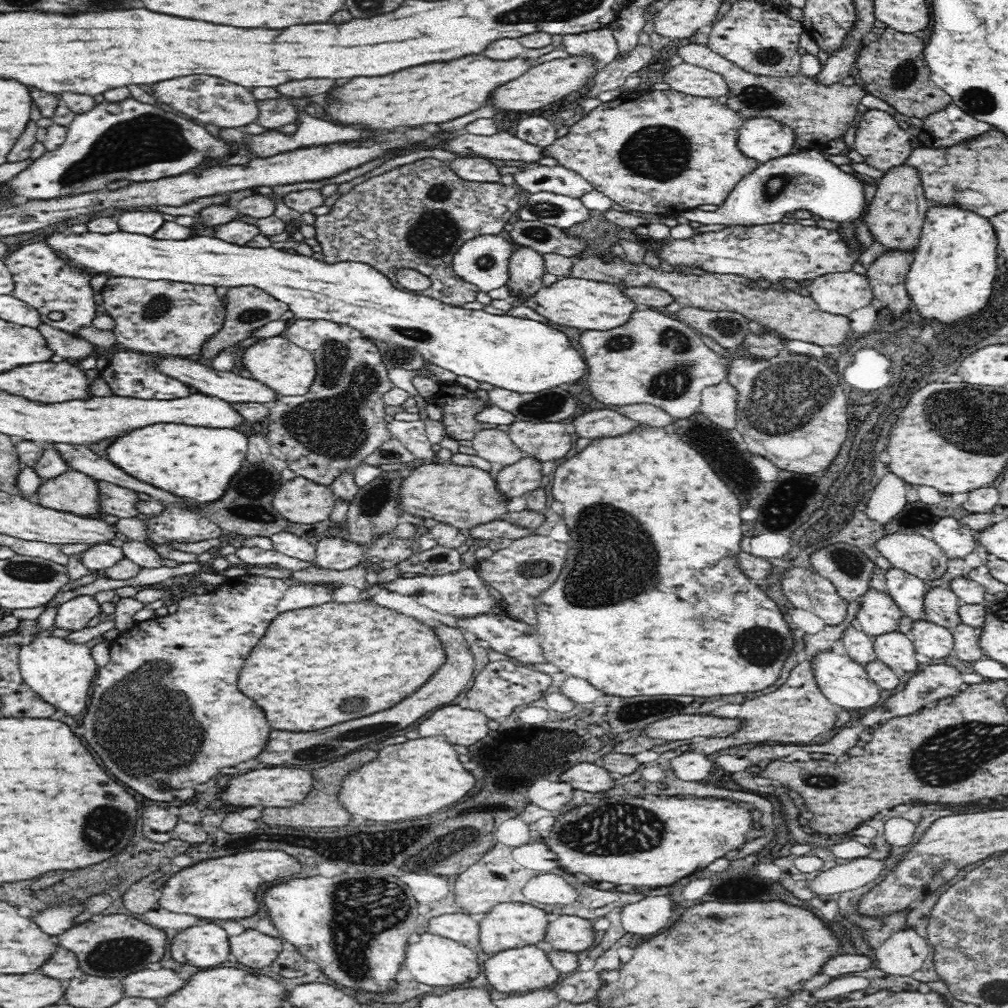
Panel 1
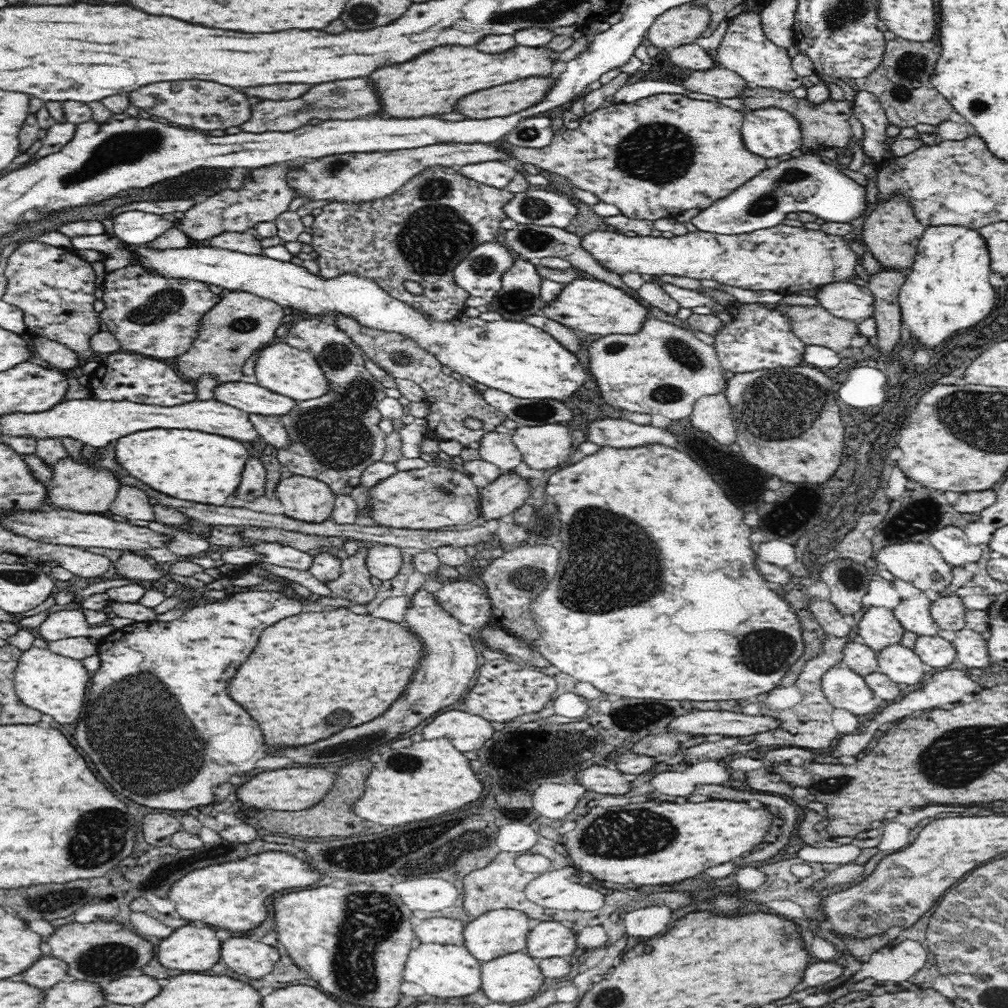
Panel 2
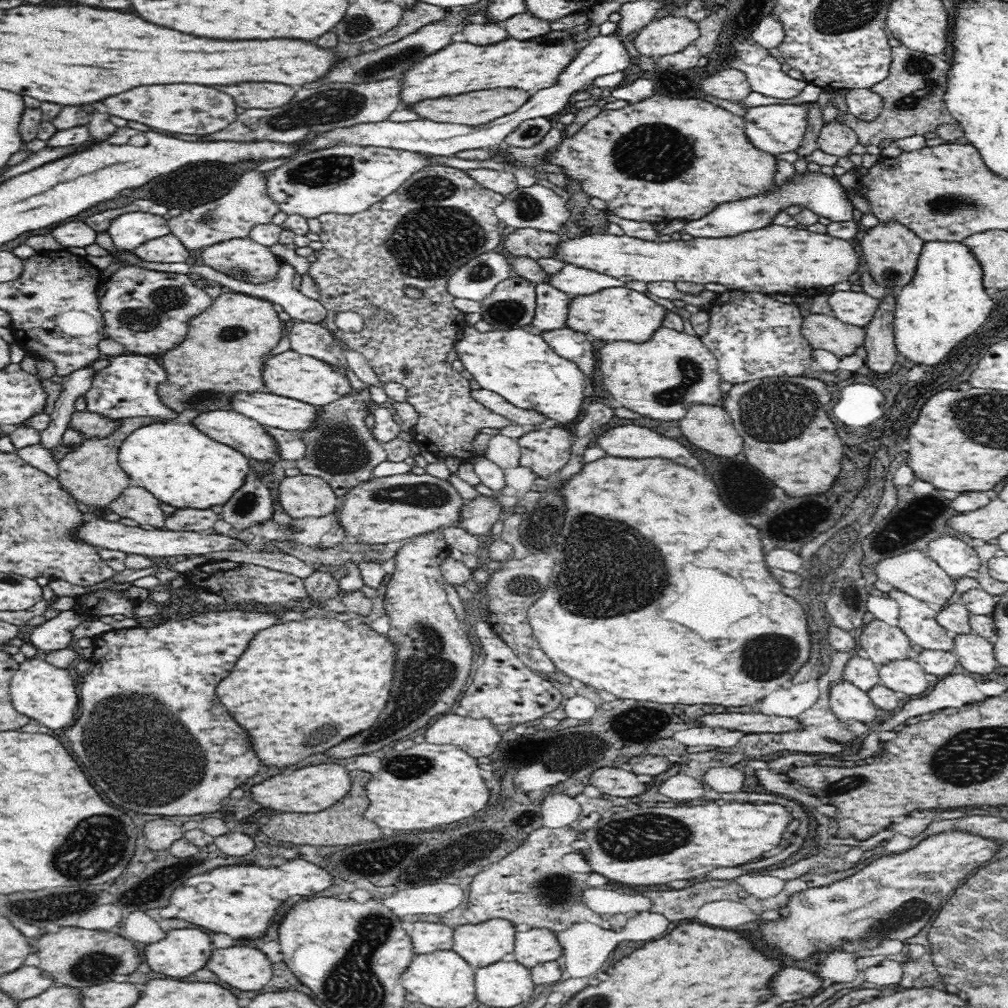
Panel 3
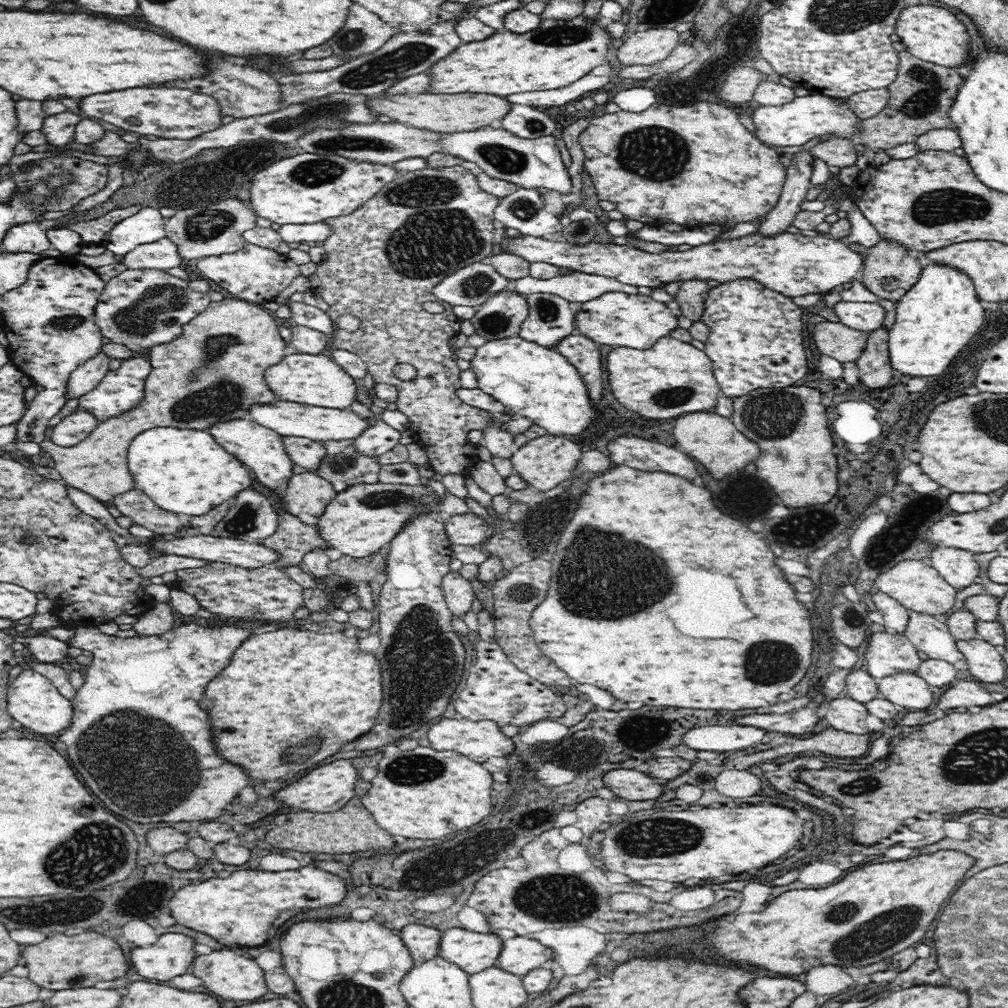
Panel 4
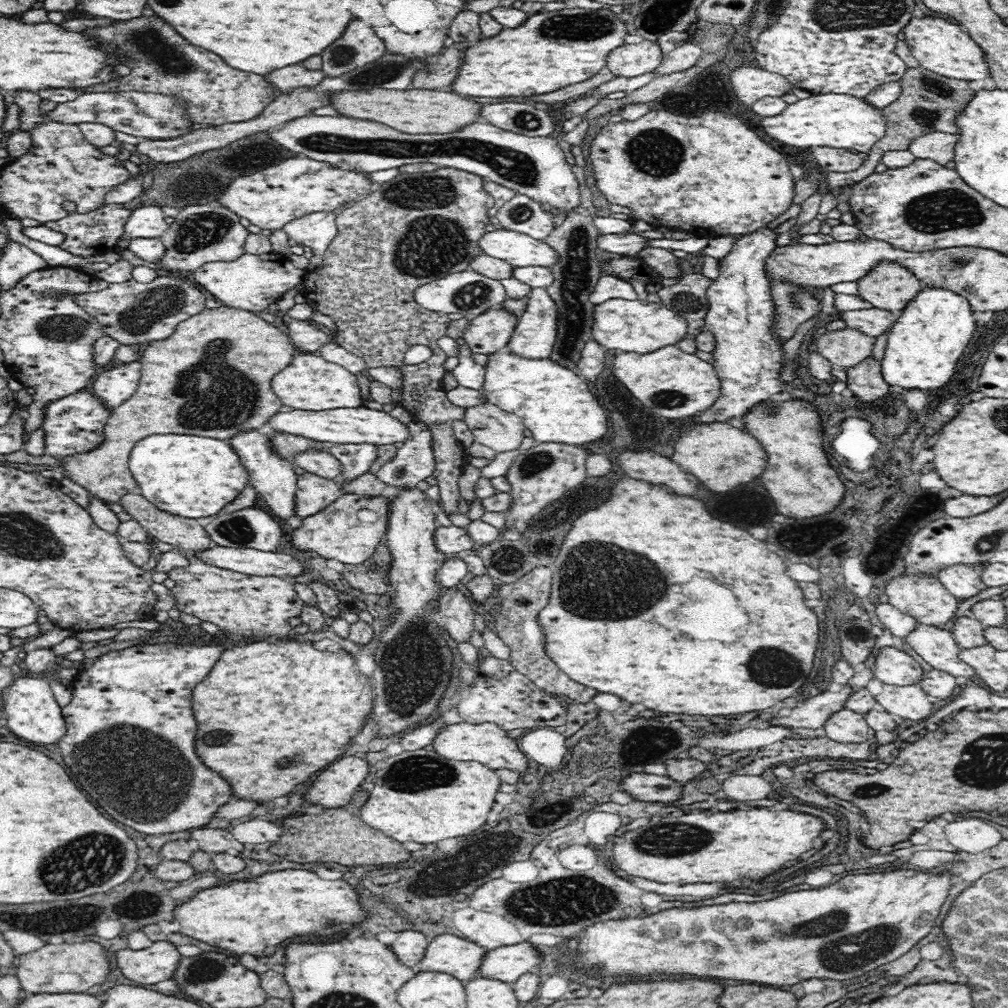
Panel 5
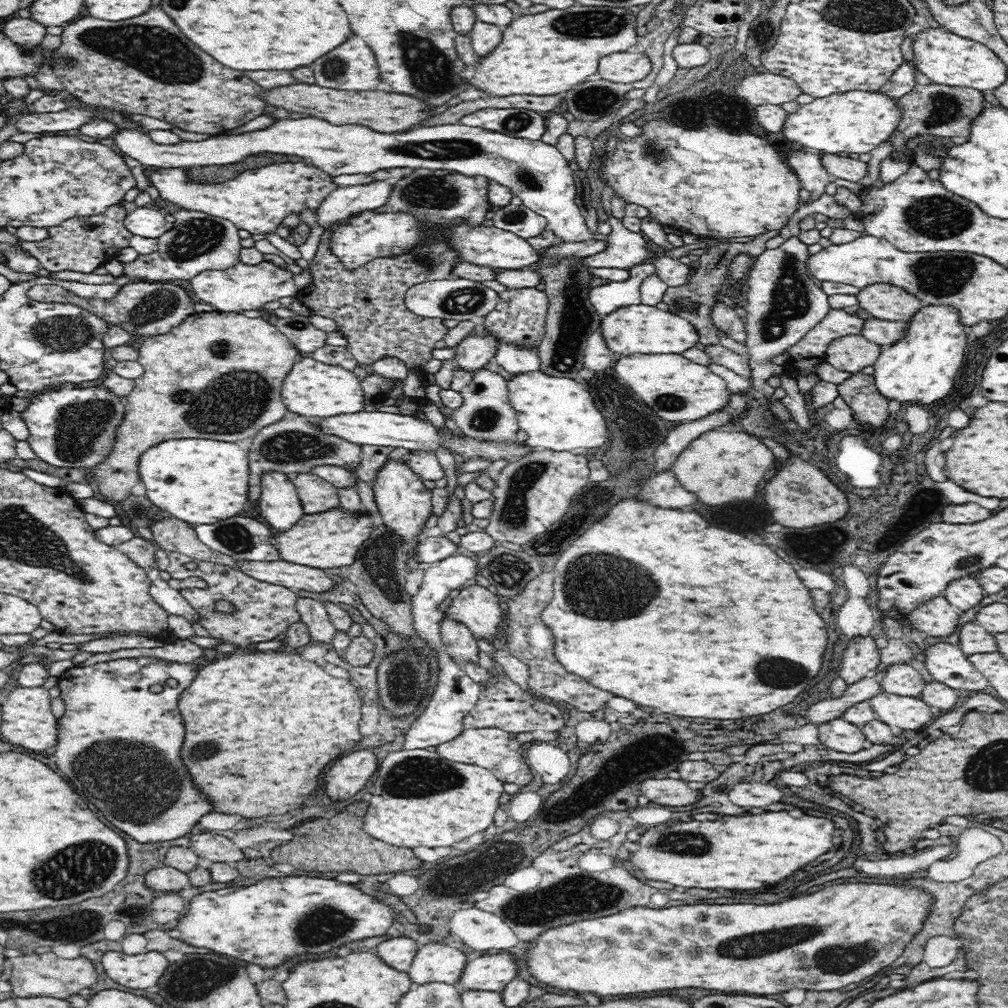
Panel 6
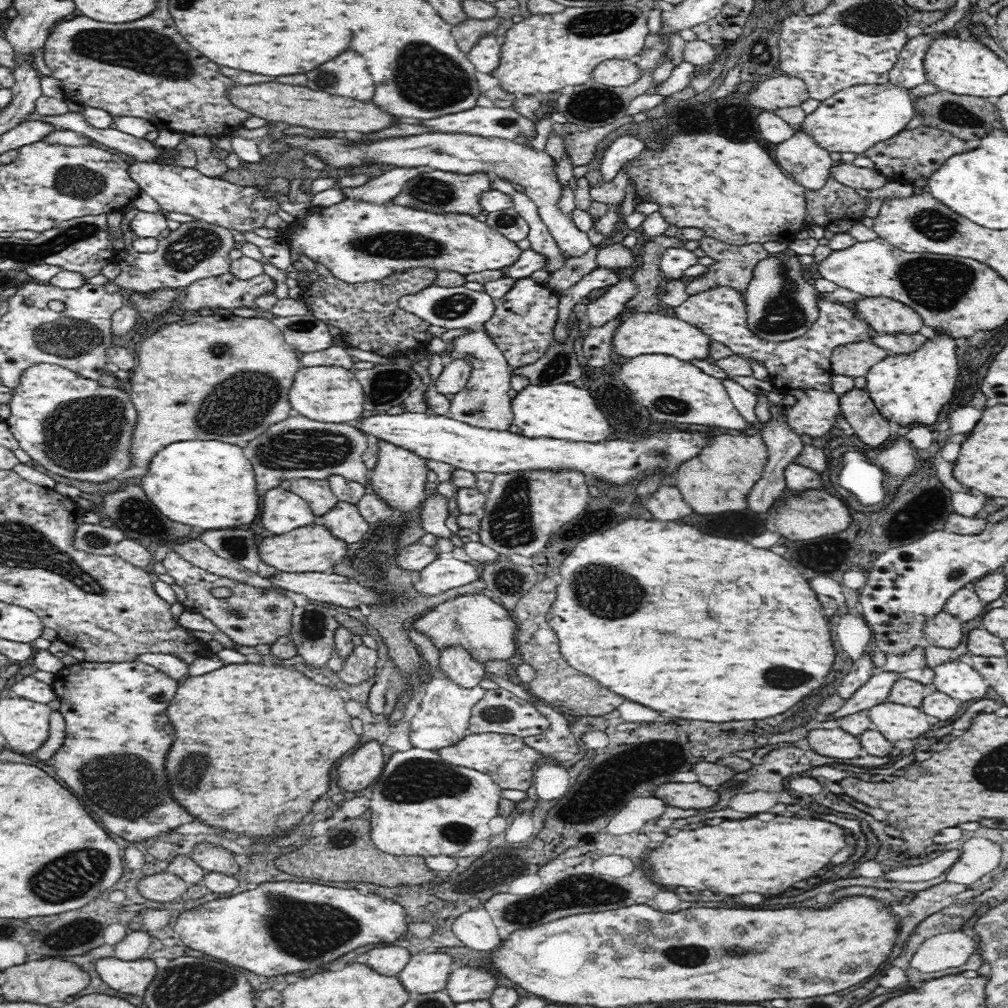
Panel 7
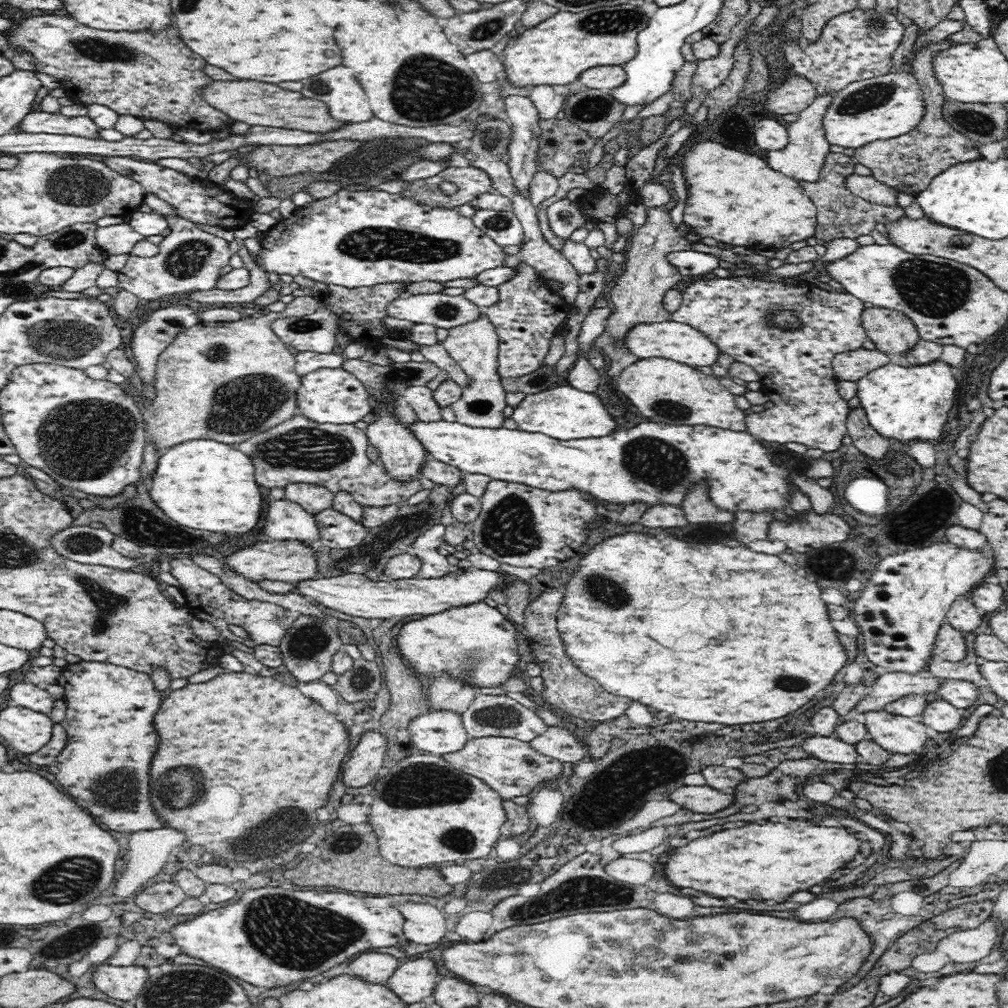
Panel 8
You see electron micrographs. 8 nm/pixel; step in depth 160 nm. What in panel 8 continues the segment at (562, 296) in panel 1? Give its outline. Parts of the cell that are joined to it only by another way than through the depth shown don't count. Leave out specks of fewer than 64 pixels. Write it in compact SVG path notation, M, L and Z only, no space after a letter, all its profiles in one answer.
M672 319L664 322L640 322L626 332L624 345L630 353L642 358L669 358L688 366L712 366L718 360L721 350L706 336L693 326L676 322Z

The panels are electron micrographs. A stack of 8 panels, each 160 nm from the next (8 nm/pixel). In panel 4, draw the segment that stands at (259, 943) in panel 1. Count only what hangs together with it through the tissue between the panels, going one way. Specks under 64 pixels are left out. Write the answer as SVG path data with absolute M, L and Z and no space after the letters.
M226 947L222 950L213 950L208 956L198 956L190 968L190 972L202 980L208 993L226 1001L254 1002L269 992L265 981L265 970L260 968L256 960L244 958L236 949Z

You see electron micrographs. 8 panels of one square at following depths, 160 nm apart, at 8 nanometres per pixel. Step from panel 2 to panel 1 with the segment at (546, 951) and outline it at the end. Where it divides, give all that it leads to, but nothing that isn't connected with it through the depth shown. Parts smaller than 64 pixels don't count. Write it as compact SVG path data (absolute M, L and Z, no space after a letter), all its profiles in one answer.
M560 915L549 922L544 936L544 942L550 943L552 950L566 950L572 953L590 948L594 941L593 921L574 915Z

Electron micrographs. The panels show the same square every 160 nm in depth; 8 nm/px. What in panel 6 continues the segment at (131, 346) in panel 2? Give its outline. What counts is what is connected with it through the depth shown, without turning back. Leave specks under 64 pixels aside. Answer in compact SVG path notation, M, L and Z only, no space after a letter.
M134 281L120 287L114 298L89 298L74 294L58 285L36 285L28 290L28 296L38 302L72 303L78 305L98 318L102 317L108 325L120 325L130 335L147 337L166 334L178 326L186 317L194 314L194 299L179 285L171 282Z

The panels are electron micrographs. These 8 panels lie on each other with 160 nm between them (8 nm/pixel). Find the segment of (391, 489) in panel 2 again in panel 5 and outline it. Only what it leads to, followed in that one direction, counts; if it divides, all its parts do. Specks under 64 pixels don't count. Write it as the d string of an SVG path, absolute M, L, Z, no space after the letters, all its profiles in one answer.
M344 493L327 508L306 517L302 526L292 530L292 546L300 552L316 552L326 560L338 560L344 564L360 564L368 560L388 530L392 498L382 495Z

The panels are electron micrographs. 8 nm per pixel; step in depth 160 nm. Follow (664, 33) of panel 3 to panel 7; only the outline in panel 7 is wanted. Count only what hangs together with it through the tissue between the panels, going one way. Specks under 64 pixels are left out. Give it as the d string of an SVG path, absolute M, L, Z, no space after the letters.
M635 59L604 60L593 70L591 78L607 87L630 86L641 77L641 69Z

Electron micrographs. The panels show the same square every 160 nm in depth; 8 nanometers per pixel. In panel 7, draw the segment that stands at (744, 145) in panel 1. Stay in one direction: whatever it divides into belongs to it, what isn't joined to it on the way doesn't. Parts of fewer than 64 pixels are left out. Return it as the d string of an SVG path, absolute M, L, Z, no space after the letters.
M890 82L885 85L854 85L820 102L814 113L806 115L799 132L808 133L827 151L862 155L878 142L904 131L914 115L914 98L908 89Z

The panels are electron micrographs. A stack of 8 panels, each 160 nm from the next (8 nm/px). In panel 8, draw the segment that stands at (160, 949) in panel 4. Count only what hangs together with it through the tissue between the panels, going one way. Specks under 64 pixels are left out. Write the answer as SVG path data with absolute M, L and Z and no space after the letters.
M104 962L96 966L92 980L106 996L114 1000L134 1000L144 988L148 980L148 971L144 967L131 965L128 967L114 967Z

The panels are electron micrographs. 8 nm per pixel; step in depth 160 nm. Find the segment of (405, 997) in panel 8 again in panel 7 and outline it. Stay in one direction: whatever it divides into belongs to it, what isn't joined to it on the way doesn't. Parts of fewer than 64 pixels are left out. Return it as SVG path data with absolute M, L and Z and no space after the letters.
M420 952L411 956L397 977L412 996L445 991L452 964L453 958L448 952L445 954Z

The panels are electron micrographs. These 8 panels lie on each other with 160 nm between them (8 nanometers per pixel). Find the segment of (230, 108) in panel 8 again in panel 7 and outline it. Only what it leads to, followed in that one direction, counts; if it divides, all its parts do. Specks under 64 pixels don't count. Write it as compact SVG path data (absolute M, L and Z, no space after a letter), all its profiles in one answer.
M264 82L264 84L260 83L256 84L256 86L236 85L229 90L228 95L230 100L233 100L234 106L250 112L252 116L264 118L268 123L280 124L281 127L289 125L306 126L306 128L312 130L332 130L332 132L350 132L353 130L356 134L359 134L384 130L392 126L392 122L396 121L394 115L390 115L390 112L386 114L386 111L382 111L382 108L372 101L362 103L362 100L328 94L326 91L312 90L310 87L302 85L288 86L288 84L278 84L278 82Z

